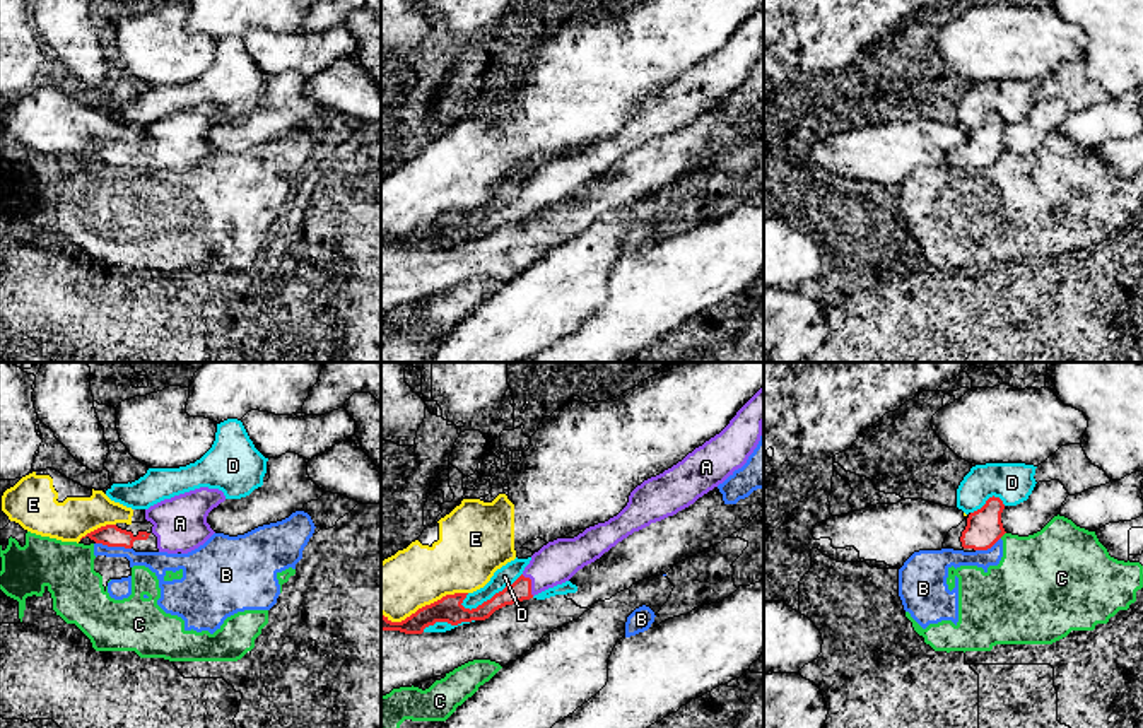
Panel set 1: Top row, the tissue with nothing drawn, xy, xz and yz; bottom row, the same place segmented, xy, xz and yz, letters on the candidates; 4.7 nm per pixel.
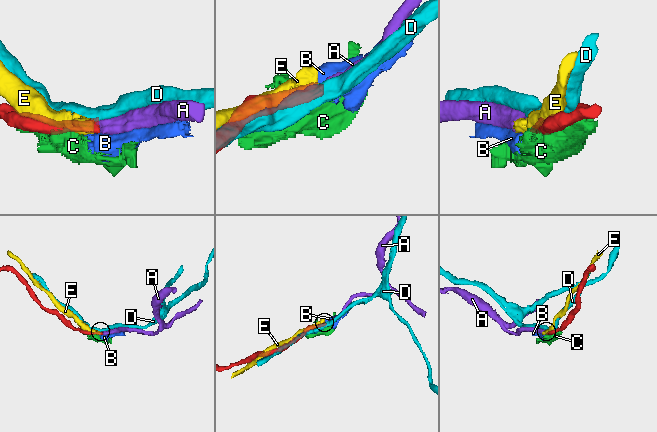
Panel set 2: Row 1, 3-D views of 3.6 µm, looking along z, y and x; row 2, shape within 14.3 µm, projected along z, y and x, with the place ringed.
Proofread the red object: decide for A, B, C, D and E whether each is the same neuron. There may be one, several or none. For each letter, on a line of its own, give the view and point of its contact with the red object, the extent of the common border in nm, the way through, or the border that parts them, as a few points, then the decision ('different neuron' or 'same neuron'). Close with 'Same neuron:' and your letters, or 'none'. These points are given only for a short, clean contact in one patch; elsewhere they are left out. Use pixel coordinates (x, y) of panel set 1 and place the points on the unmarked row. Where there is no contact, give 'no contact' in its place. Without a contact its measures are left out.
A: contact xz (530, 200); length 120 nm; way xz (520, 207), (530, 200), (556, 180); same neuron
B: contact xy (113, 163); length 170 nm; border xy (96, 159), (130, 166); different neuron
C: contact yz (1002, 152); length 40 nm; different neuron
D: contact xz (492, 214); length 320 nm; different neuron
E: contact xz (426, 223); length 420 nm; different neuron
Same neuron: A

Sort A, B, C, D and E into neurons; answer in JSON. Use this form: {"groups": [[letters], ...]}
{"groups": [["A"], ["B", "C"], ["D"], ["E"]]}

